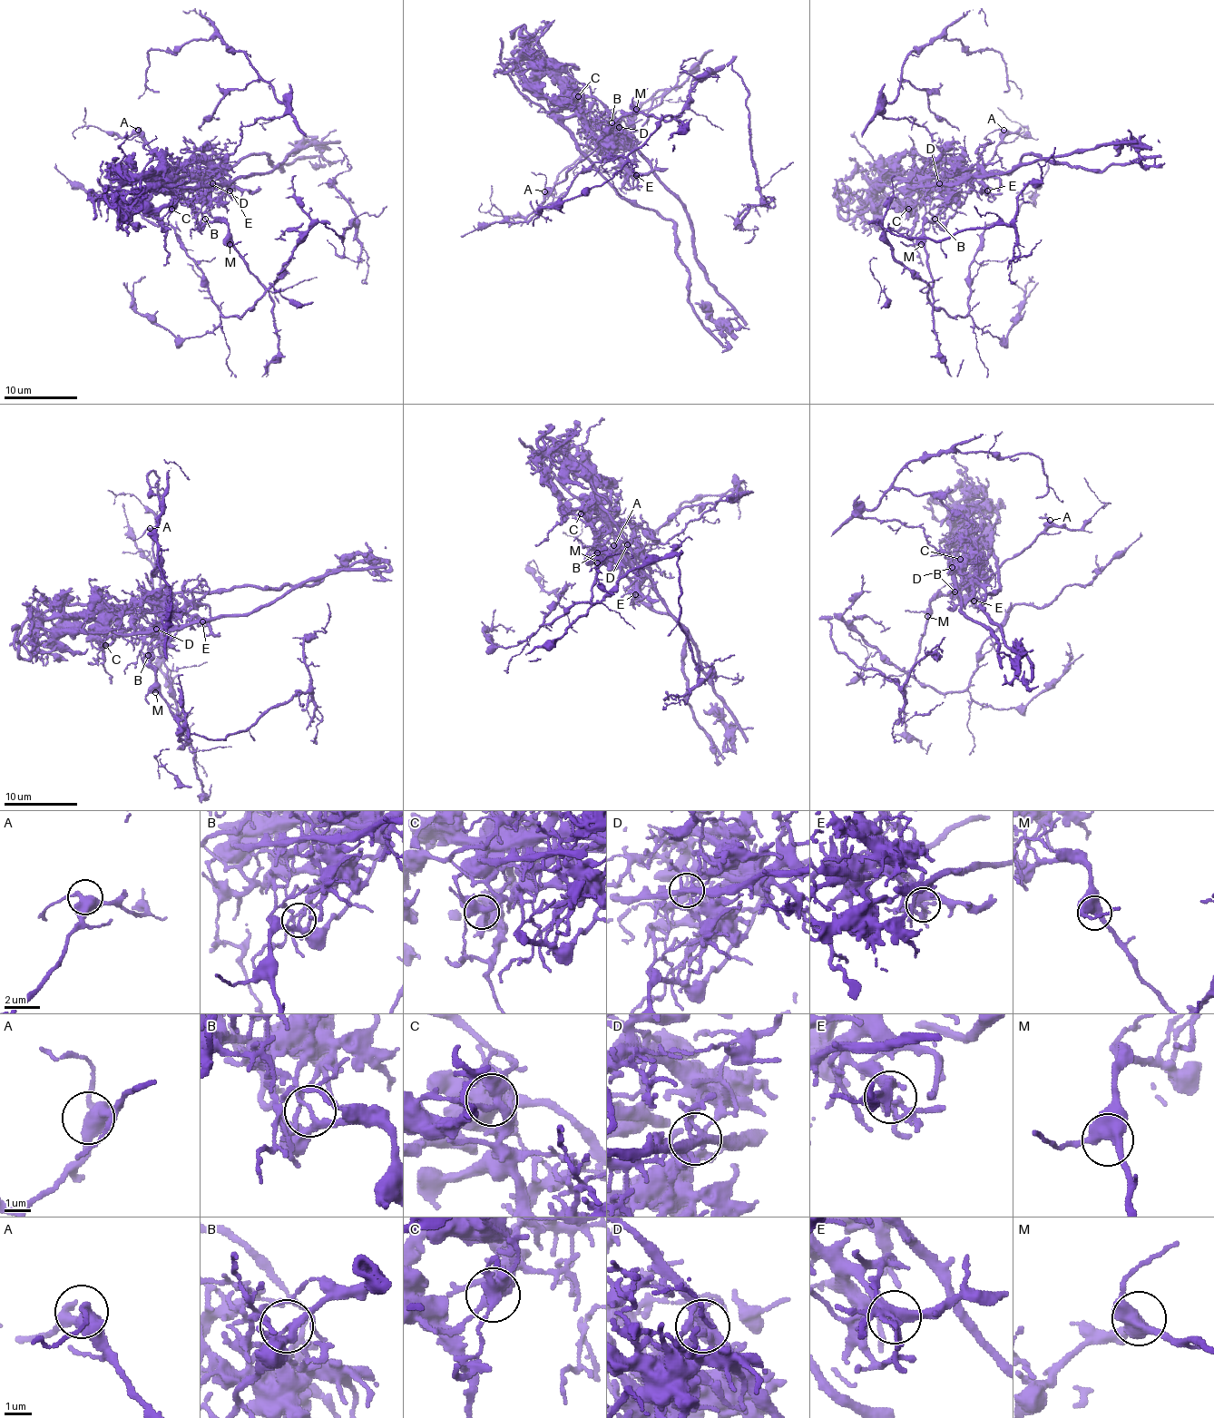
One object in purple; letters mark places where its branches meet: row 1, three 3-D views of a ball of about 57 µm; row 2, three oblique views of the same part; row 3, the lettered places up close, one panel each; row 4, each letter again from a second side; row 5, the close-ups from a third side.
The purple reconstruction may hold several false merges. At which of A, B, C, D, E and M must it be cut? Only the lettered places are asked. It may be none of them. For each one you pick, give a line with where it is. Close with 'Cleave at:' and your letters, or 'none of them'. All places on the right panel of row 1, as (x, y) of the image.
B: Place: (934, 219)
D: Place: (939, 183)
Cleave at: B, D

